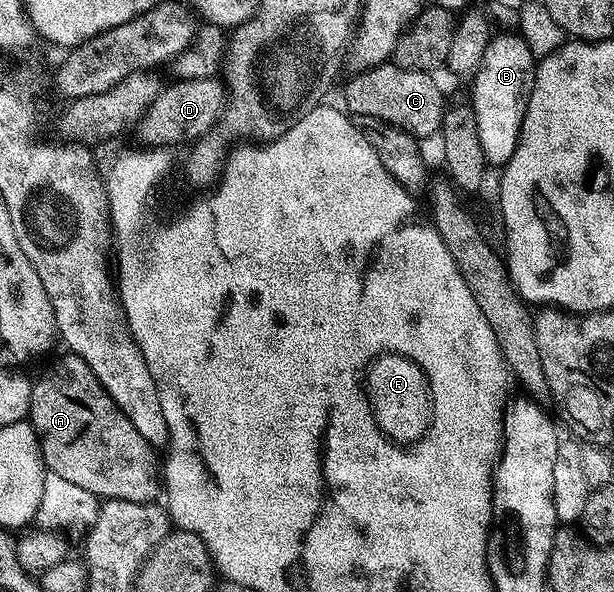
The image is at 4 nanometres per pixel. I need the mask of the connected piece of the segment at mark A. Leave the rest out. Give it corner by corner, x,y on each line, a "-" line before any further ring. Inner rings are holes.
64,353
64,356
62,356
61,359
58,360
57,363
54,364
53,367
50,368
49,371
46,372
45,375
41,377
40,380
36,379
35,382
33,382
33,384
32,384
32,409
31,409
30,422
32,424
33,429
36,430
37,437
40,441
41,455
44,458
44,464
47,467
47,470
49,472
51,472
51,474
57,475
58,477
63,477
64,480
70,481
74,485
80,486
82,489
86,489
86,493
90,493
91,495
97,496
101,500
104,500
104,501
109,500
109,499
121,499
122,501
130,501
130,502
138,502
138,503
156,503
157,500
159,500
161,498
161,495
162,495
162,471
161,471
161,468
158,466
158,461
157,461
157,465
156,465
157,452
146,441
146,437
142,437
142,433
138,433
138,429
134,429
134,425
130,425
130,421
126,417
126,413
122,413
122,409
120,408
120,406
118,406
118,404
115,403
110,398
110,396
106,393
106,389
98,381
98,377
90,369
90,365
82,358
81,355
73,355
71,353
-
132,486
136,486
136,487
141,486
140,491
132,492
132,491
127,491
127,489
124,488
124,487
132,487

